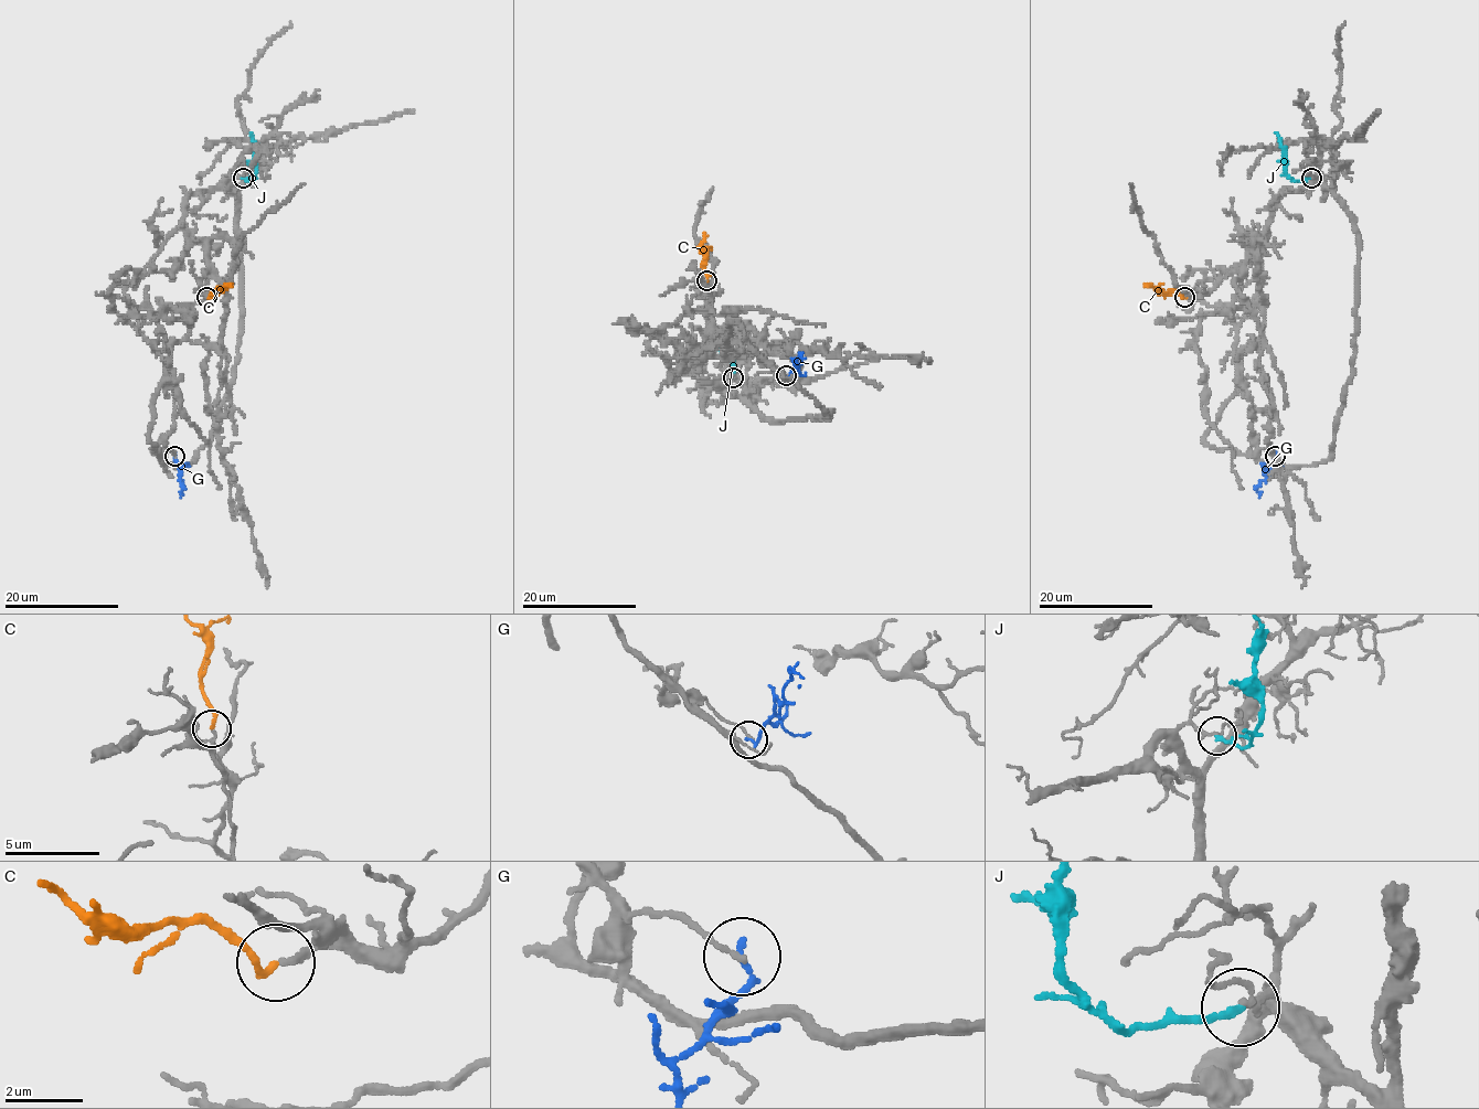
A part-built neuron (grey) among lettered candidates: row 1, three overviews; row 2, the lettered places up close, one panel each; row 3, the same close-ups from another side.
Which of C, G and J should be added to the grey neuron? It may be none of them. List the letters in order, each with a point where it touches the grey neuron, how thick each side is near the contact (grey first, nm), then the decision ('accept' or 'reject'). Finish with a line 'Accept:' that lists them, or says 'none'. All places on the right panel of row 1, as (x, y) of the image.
C: contact (1184, 297); calibres 160 and 170 nm; accept
G: contact (1275, 456); calibres 130 and 160 nm; reject
J: contact (1311, 178); calibres 140 and 190 nm; reject
Accept: C

